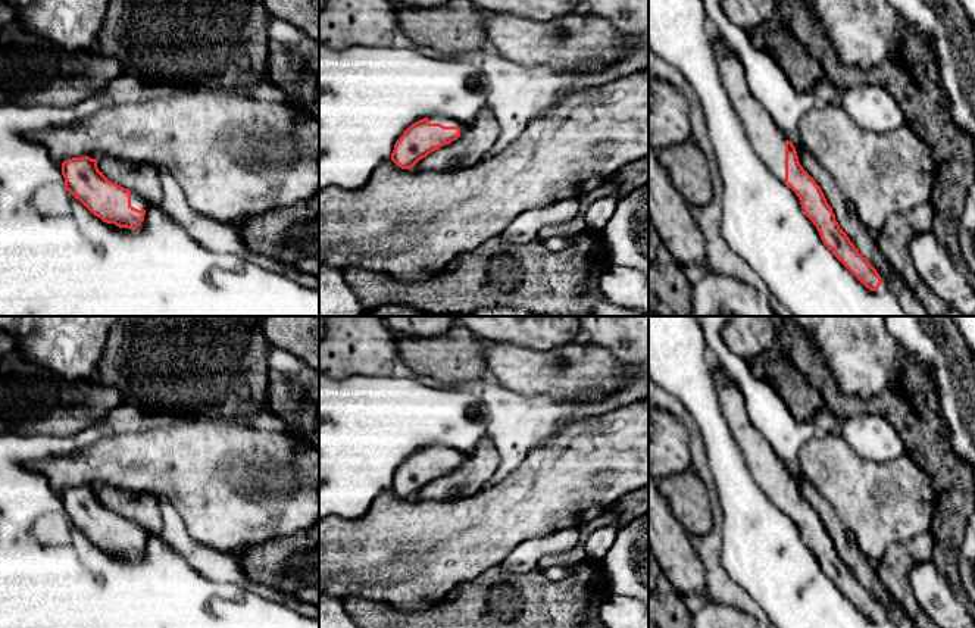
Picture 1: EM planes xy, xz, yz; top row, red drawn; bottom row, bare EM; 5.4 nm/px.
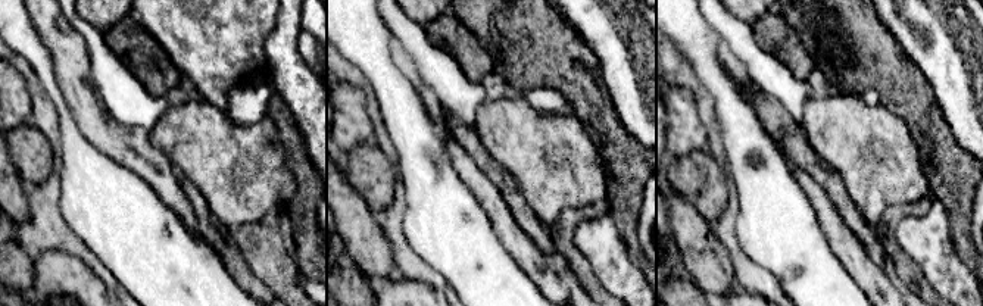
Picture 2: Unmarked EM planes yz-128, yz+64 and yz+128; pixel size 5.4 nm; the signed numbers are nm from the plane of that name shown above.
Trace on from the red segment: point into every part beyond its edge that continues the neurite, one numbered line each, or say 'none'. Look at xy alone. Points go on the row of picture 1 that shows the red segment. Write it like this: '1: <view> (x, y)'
1: xy (137, 202)

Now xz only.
1: xz (446, 121)

